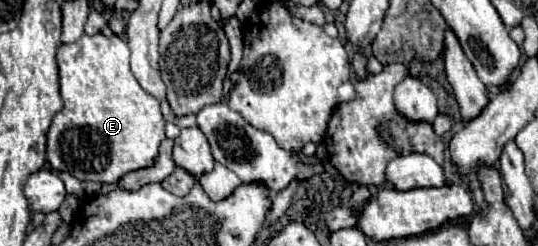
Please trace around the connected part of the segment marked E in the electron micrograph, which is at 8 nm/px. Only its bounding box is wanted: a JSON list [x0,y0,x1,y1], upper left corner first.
[47,34,165,184]

